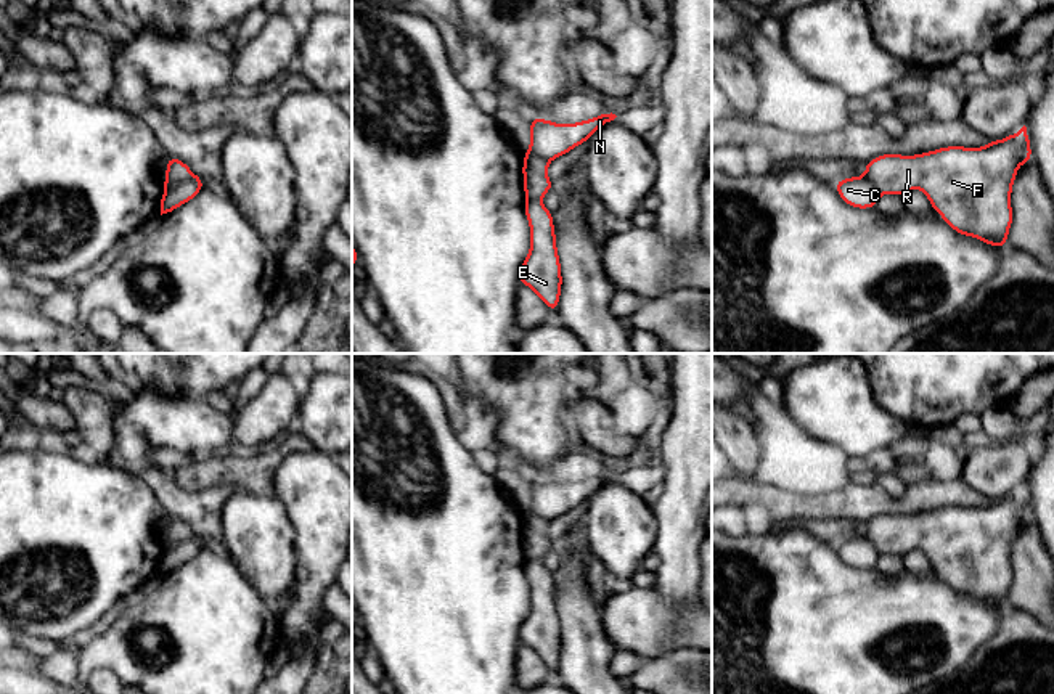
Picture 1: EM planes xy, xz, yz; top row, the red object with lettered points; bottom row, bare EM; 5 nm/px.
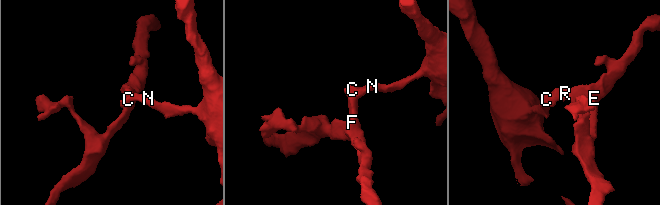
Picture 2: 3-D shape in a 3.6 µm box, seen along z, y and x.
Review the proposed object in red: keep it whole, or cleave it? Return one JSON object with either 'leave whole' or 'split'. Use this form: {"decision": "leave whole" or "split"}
{"decision": "split"}

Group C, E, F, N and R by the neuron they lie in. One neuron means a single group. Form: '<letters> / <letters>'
C N / E F R

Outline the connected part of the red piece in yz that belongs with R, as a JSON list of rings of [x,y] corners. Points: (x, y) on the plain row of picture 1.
[[[1027,487],[982,508],[945,506],[916,516],[880,514],[866,525],[879,554],[922,549],[943,582],[993,607],[1007,602],[1017,529],[1032,520]]]

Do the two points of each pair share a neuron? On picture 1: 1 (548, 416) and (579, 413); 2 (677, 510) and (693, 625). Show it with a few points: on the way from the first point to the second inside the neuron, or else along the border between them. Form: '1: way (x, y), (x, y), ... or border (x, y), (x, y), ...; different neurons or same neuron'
1: border (576, 395), (569, 405), (569, 424), (580, 440); different neurons
2: border (656, 588), (672, 606), (694, 603); different neurons

